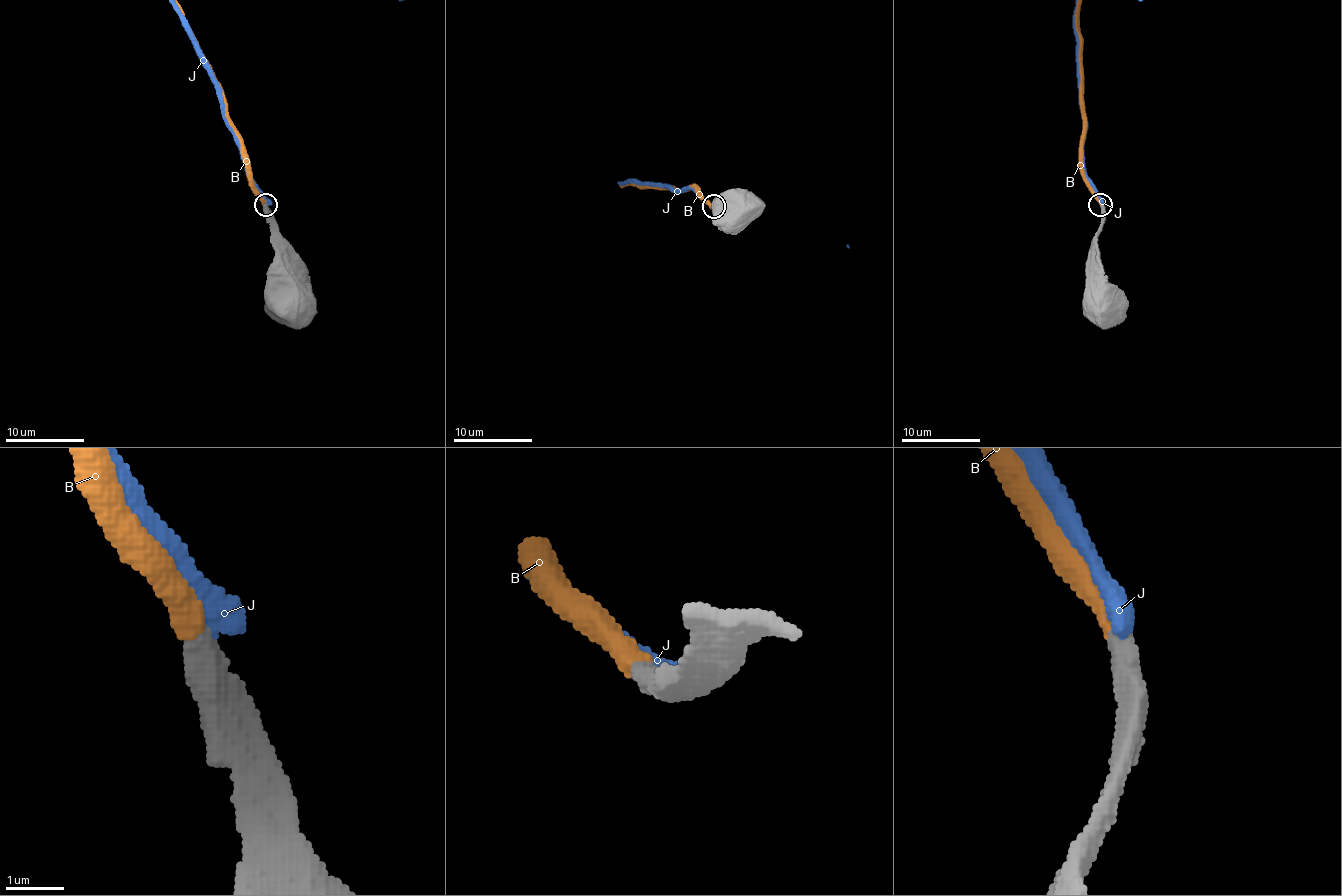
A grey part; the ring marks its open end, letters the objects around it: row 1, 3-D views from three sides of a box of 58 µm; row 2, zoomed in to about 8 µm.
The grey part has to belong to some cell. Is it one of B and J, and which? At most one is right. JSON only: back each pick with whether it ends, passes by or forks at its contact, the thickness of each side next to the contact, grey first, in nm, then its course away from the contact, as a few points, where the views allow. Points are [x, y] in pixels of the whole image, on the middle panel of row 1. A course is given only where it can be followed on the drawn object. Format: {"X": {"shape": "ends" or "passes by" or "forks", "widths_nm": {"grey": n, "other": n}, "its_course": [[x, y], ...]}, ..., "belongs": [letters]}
{"B": {"shape": "ends", "widths_nm": {"grey": 480, "other": 440}}, "belongs": ["B"]}

